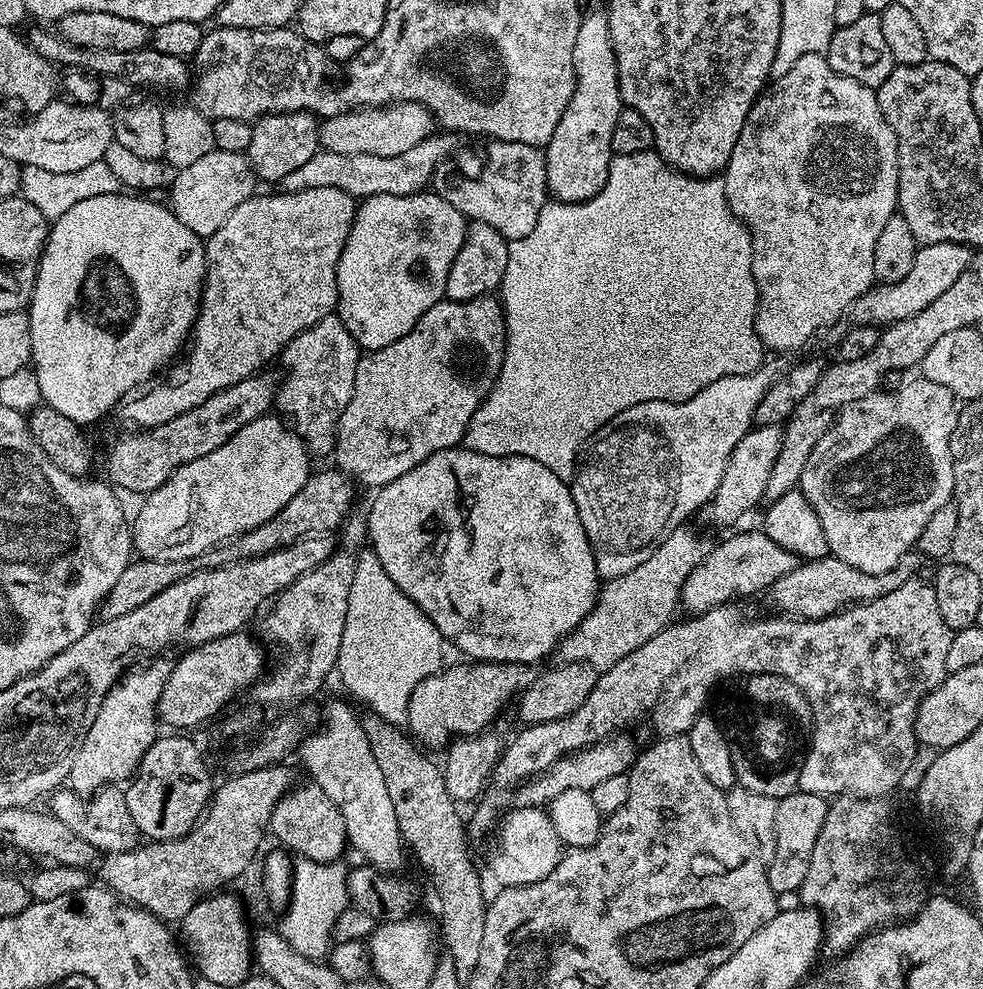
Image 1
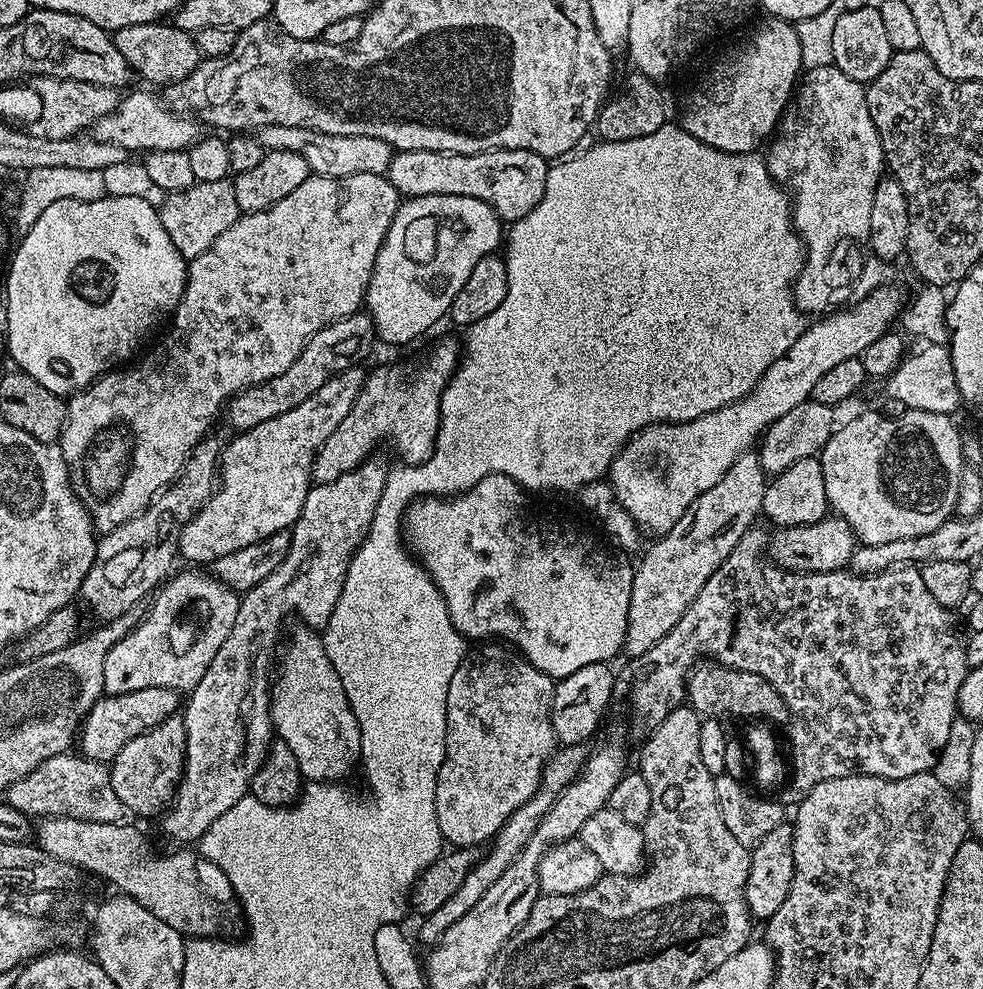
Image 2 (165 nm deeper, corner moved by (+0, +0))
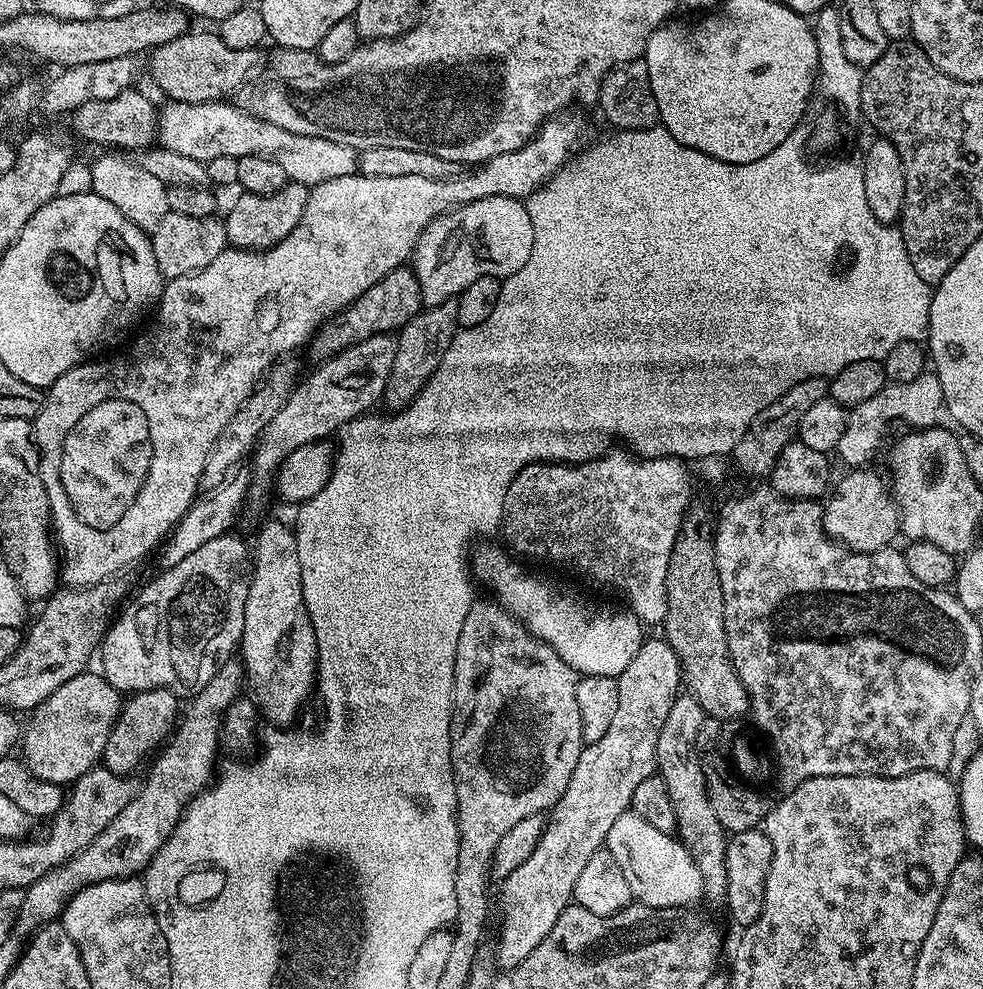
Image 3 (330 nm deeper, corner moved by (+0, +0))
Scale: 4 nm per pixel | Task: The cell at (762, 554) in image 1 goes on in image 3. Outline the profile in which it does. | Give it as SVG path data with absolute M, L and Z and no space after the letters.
M861 466L855 470L845 471L845 476L841 480L839 477L835 481L834 487L826 500L828 505L825 503L822 508L824 513L824 531L832 539L837 540L844 547L850 548L854 552L877 552L887 548L893 543L891 540L896 535L899 537L902 532L900 527L900 508L896 504L896 497L889 481L885 477L883 480L878 473L871 472L870 469L871 467Z

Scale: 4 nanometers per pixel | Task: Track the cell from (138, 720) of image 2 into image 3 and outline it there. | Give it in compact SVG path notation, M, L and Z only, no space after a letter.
M86 670L70 678L70 682L58 686L58 690L54 690L54 694L50 694L50 698L46 698L46 702L37 706L31 713L32 721L26 724L22 732L24 763L39 780L54 782L61 786L75 784L78 778L82 778L82 774L86 774L91 768L101 763L106 742L110 738L110 730L120 717L121 707L122 693L114 686L110 686L110 682L99 671Z

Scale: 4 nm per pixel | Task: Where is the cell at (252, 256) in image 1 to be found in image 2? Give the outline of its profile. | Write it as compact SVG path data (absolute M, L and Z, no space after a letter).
M309 174L306 182L302 182L302 186L298 186L291 194L286 194L282 202L274 202L274 206L266 210L241 214L234 222L234 226L230 226L230 230L225 230L222 234L218 234L218 238L214 238L214 246L210 246L210 250L198 254L198 258L190 261L188 281L174 313L176 324L167 325L168 333L161 338L160 345L150 349L141 360L133 359L119 370L104 373L87 388L79 389L67 401L68 417L63 430L60 431L58 447L68 467L68 477L73 490L76 491L76 497L84 503L88 513L92 515L93 524L101 533L111 532L122 522L143 512L154 497L176 481L176 476L184 469L186 458L190 458L196 443L209 435L211 428L208 427L211 426L212 419L219 412L221 415L222 406L227 405L233 396L278 374L286 374L286 370L294 366L294 358L302 354L306 342L312 340L314 334L318 334L318 330L361 311L364 295L374 270L374 262L378 258L378 250L390 230L390 222L394 222L394 214L399 210L401 203L400 191L388 181L387 175L350 174L346 178L330 178Z

